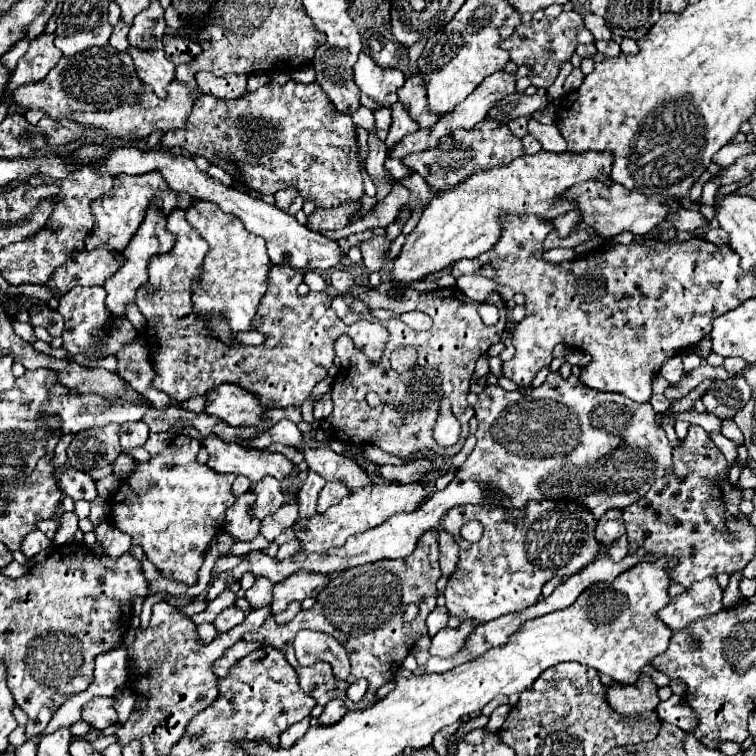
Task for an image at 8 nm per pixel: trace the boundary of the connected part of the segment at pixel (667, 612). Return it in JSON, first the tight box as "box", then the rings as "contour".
{"box":[658,579,722,631],"contour":[[[704,579],[694,583],[688,591],[674,597],[668,607],[660,609],[658,615],[672,631],[684,631],[694,621],[714,615],[722,609],[722,589],[716,579]]]}

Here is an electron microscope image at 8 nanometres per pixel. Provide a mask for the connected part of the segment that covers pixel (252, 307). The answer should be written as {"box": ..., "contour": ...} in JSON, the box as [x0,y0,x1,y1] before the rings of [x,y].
{"box":[186,203,272,345],"contour":[[[192,203],[186,209],[186,219],[210,245],[210,251],[202,263],[202,283],[194,287],[194,309],[206,319],[206,327],[212,331],[212,335],[216,335],[216,339],[226,345],[238,345],[238,339],[234,337],[236,333],[256,329],[254,317],[268,289],[268,271],[272,261],[266,253],[266,243],[258,235],[248,233],[236,215],[220,211],[220,207],[214,203]]]}

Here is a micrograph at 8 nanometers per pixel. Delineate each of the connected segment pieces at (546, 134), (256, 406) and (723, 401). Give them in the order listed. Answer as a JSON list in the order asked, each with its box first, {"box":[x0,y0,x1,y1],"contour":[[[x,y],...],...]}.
[{"box":[528,119,566,153],"contour":[[[530,119],[528,121],[528,131],[534,139],[540,141],[542,149],[546,151],[552,151],[552,153],[564,153],[566,151],[566,143],[564,143],[564,137],[560,135],[558,127],[552,123],[552,125],[544,125],[544,123],[538,123],[536,119]]]},{"box":[204,383,270,427],"contour":[[[224,383],[218,389],[212,389],[206,399],[208,403],[204,411],[208,415],[220,417],[232,427],[242,427],[244,423],[260,423],[260,419],[264,419],[264,411],[270,409],[264,407],[256,395],[232,383]]]},{"box":[702,379,750,419],"contour":[[[726,379],[716,381],[702,397],[702,403],[706,405],[708,413],[714,413],[720,419],[732,419],[738,411],[744,409],[744,405],[750,399],[750,387],[744,379]]]}]

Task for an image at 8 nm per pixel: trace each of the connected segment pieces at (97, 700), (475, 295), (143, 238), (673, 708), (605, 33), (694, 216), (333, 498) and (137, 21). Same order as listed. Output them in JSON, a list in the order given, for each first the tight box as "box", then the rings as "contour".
[{"box":[82,697,118,729],"contour":[[[94,697],[82,707],[82,719],[92,723],[92,727],[96,729],[106,729],[118,721],[114,703],[116,697]]]},{"box":[456,275,515,301],"contour":[[[464,275],[456,281],[456,287],[470,299],[476,299],[476,301],[486,301],[488,295],[492,293],[498,293],[504,301],[511,300],[515,293],[510,287],[504,287],[504,285],[498,285],[496,281],[492,279],[486,279],[482,275]]]},{"box":[104,203,174,317],"contour":[[[152,203],[150,205],[152,209],[146,213],[146,219],[144,223],[140,225],[140,229],[136,231],[136,235],[132,237],[132,241],[128,243],[128,247],[124,249],[124,255],[126,255],[126,261],[124,265],[104,283],[104,289],[106,289],[106,307],[112,315],[116,317],[122,317],[124,315],[124,307],[128,303],[134,303],[134,297],[136,297],[136,289],[140,285],[144,285],[148,281],[148,259],[152,255],[160,255],[160,253],[166,253],[172,249],[172,243],[174,243],[174,235],[166,231],[166,217],[160,213],[160,205],[158,203]]]},{"box":[656,695,694,731],"contour":[[[672,695],[668,701],[662,701],[658,707],[656,707],[656,713],[658,717],[664,721],[664,723],[672,723],[684,731],[692,731],[694,729],[694,715],[692,711],[688,709],[688,703],[678,697],[678,695]]]},{"box":[582,13,612,41],"contour":[[[584,13],[582,19],[584,19],[584,25],[590,29],[590,33],[594,35],[596,41],[600,41],[600,39],[606,39],[608,41],[608,39],[612,39],[612,33],[606,27],[606,21],[602,17],[598,17],[594,13]]]},{"box":[666,207,706,231],"contour":[[[680,207],[678,211],[674,211],[672,215],[668,215],[666,221],[674,223],[674,227],[676,227],[678,231],[694,231],[694,229],[698,229],[698,227],[704,227],[704,223],[706,223],[706,219],[704,219],[702,213],[686,211],[686,209],[682,209],[682,207]]]},{"box":[318,479,352,511],"contour":[[[332,479],[324,485],[324,489],[320,491],[320,497],[318,497],[318,511],[324,511],[328,509],[330,505],[336,505],[340,503],[344,497],[352,495],[352,489],[342,481],[342,479]]]},{"box":[128,1,164,51],"contour":[[[152,1],[152,5],[134,17],[134,23],[128,33],[128,41],[132,47],[138,47],[142,51],[152,51],[162,47],[164,37],[164,9],[158,1]]]}]

